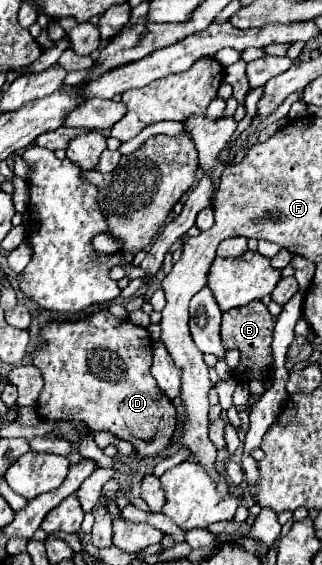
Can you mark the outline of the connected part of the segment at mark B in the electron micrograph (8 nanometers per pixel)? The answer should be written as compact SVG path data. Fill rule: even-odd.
M262 301L256 303L248 303L244 307L226 311L222 315L222 343L226 349L236 347L240 351L240 363L232 369L232 377L240 383L248 383L252 379L258 379L262 383L266 383L270 379L272 373L272 333L274 333L274 325L276 325L278 317L270 315L266 305Z

